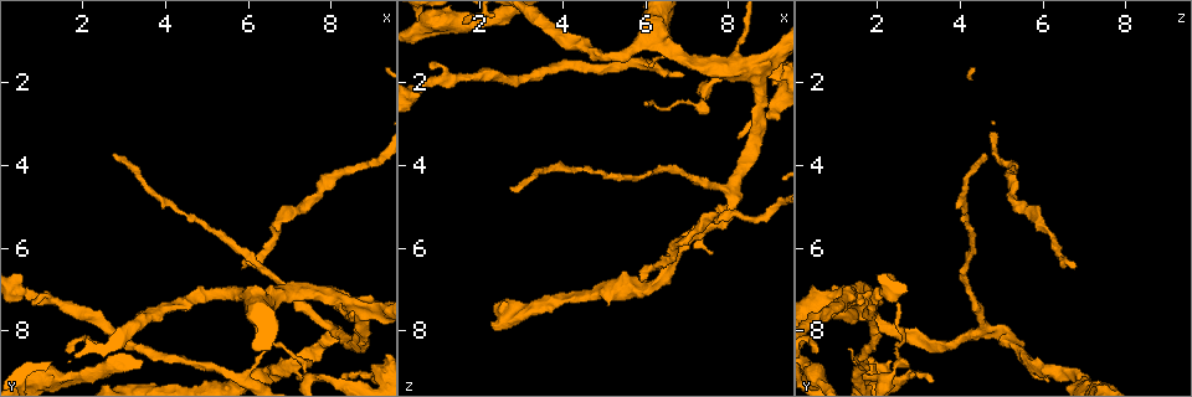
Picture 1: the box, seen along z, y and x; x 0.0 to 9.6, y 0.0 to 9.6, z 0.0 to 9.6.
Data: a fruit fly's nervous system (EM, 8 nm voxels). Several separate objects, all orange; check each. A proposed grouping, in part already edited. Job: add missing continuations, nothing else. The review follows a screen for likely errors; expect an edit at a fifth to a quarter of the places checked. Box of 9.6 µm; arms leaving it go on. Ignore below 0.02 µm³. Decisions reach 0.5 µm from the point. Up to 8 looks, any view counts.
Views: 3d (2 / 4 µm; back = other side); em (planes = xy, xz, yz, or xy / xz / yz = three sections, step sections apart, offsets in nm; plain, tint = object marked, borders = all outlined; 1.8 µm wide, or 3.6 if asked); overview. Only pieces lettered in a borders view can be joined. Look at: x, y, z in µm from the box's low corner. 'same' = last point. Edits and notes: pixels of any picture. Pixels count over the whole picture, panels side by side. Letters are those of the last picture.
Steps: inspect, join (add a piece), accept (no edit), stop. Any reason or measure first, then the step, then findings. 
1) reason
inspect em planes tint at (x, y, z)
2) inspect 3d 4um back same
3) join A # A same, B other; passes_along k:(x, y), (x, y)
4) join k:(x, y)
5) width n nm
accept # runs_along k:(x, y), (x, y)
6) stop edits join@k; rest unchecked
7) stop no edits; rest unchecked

thin end
inspect 3d 2um at (6.00, 7.40, 2.45)

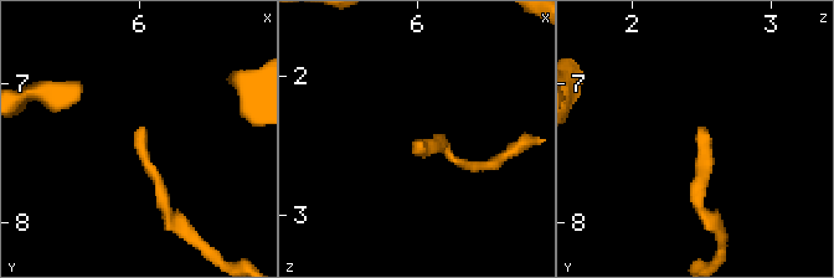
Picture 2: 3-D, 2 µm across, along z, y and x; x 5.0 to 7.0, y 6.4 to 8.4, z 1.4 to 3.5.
now the EM
inspect em planes borders at (6.02, 7.30, 2.48)

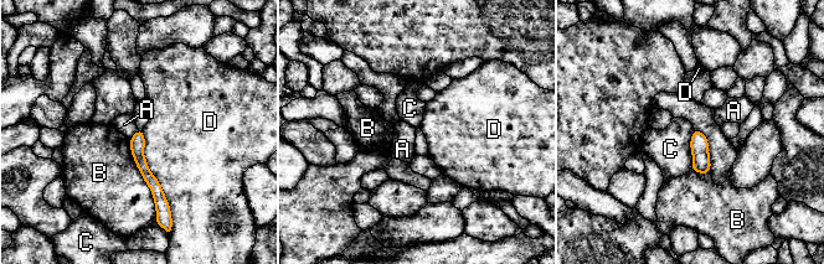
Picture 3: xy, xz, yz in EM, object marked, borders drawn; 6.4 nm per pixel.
accept # A other, B other, C other, D other; runs_along 3:(139, 134), (138, 156), (158, 201); none of them fits

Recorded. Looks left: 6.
an open end
inspect em planes borders at (0.70, 7.35, 1.60)

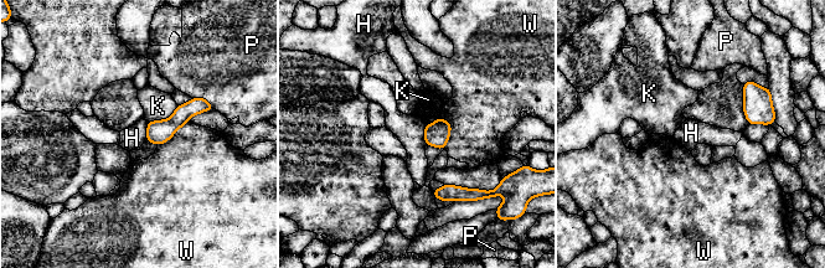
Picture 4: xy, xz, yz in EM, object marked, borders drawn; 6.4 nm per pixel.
accept # H other, K other, P other, W other; border 4:(427, 124), (424, 128), (424, 144); none of them fits

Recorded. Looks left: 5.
end of a long branch
inspect em planes borders at (5.85, 6.55, 6.70)

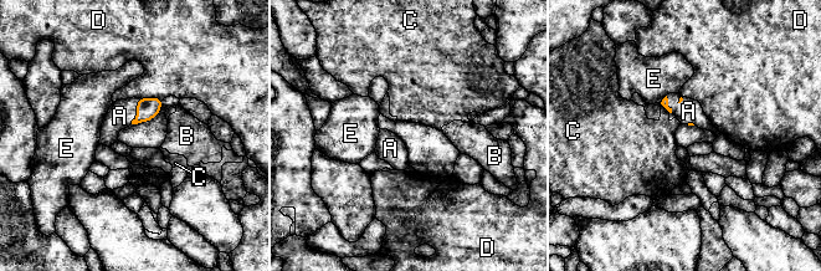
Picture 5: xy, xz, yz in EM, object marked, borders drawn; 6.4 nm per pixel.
join A # A same, B other, C other, D other, E other; passes_along 5:(148, 108), (136, 111), (119, 116); the neuron continues

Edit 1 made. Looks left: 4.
stop edits join@5; rest unchecked

